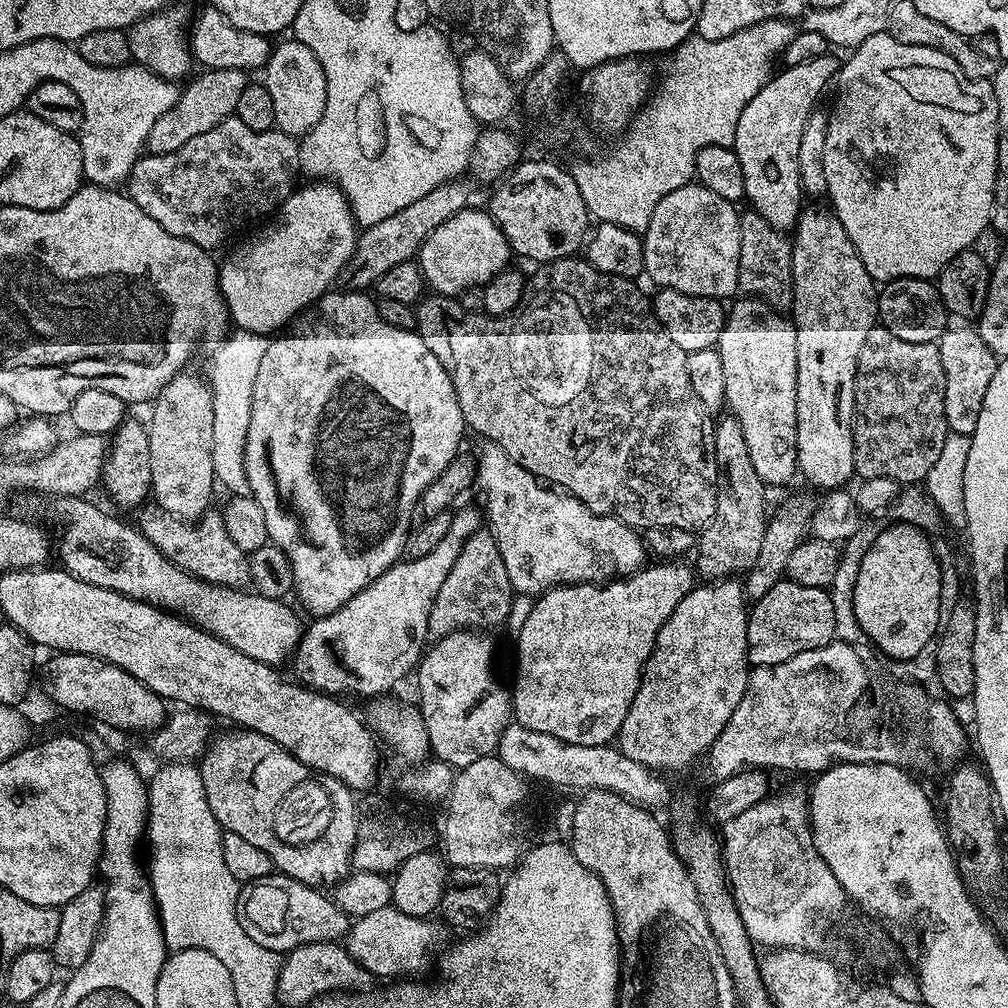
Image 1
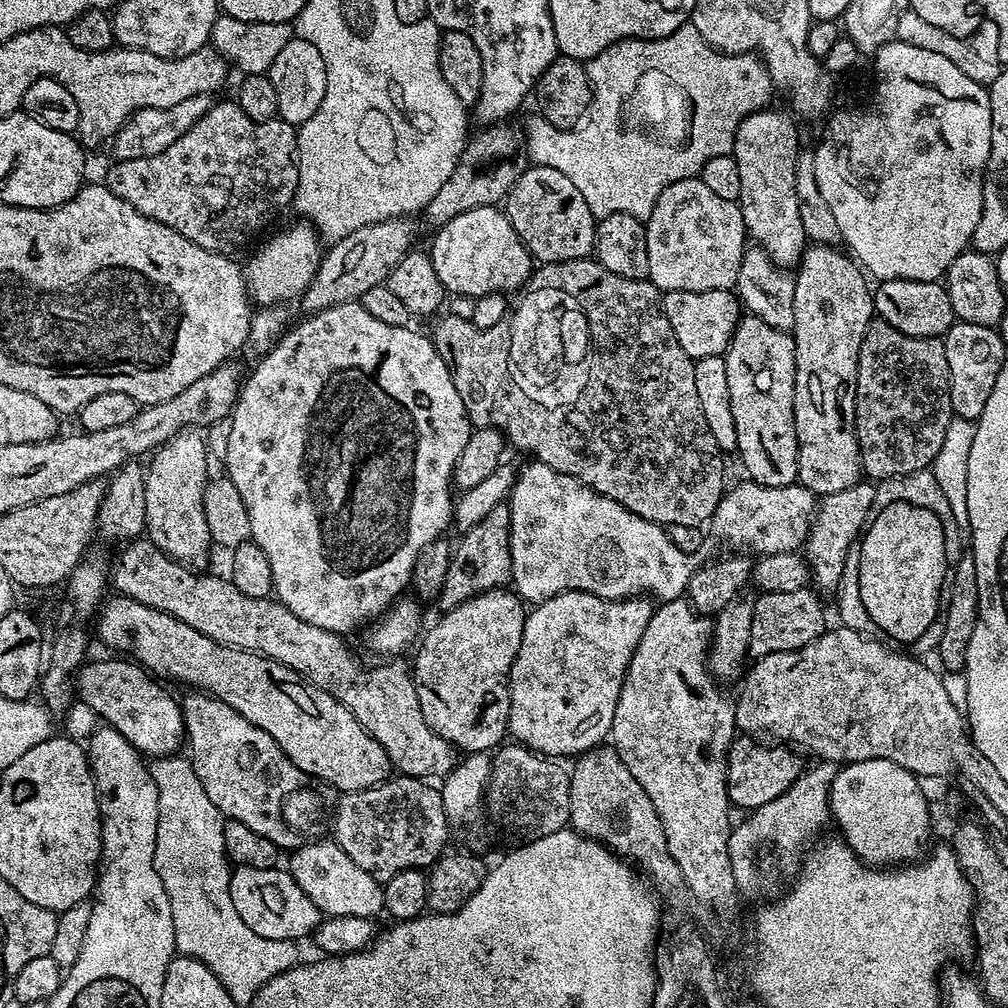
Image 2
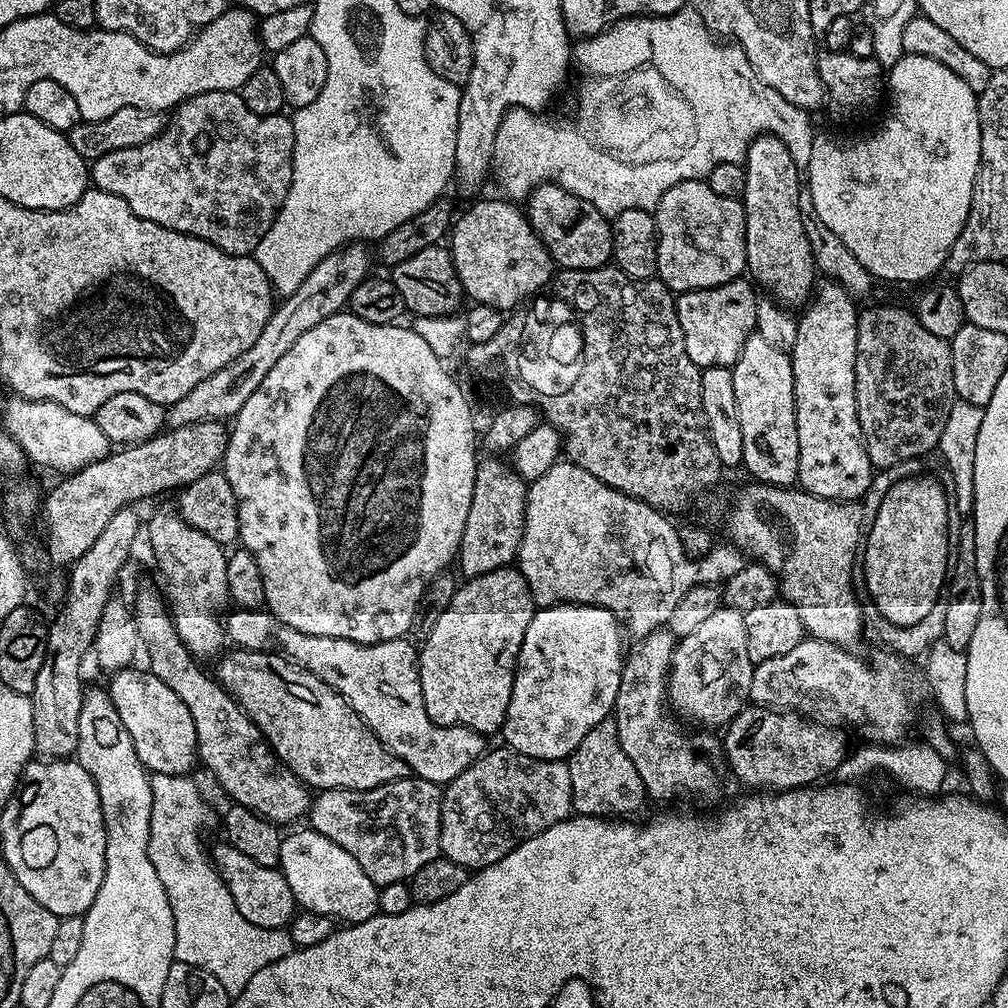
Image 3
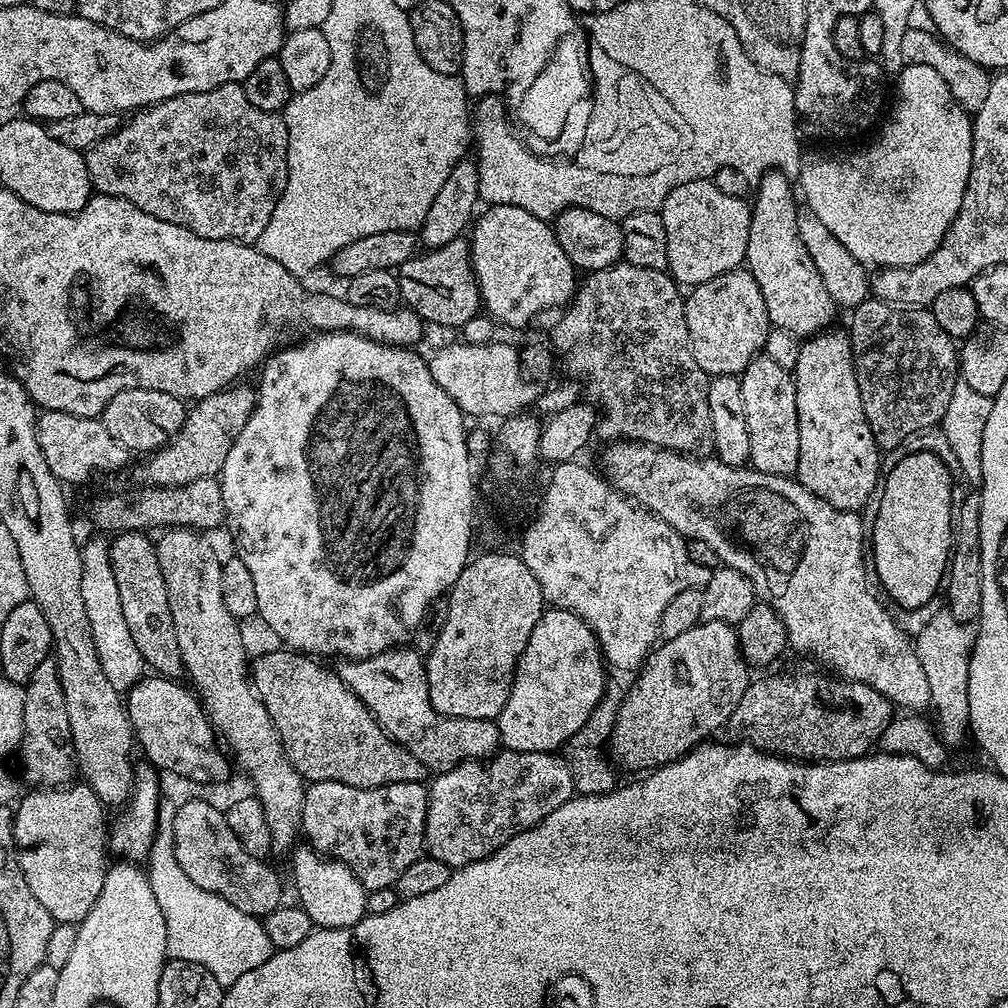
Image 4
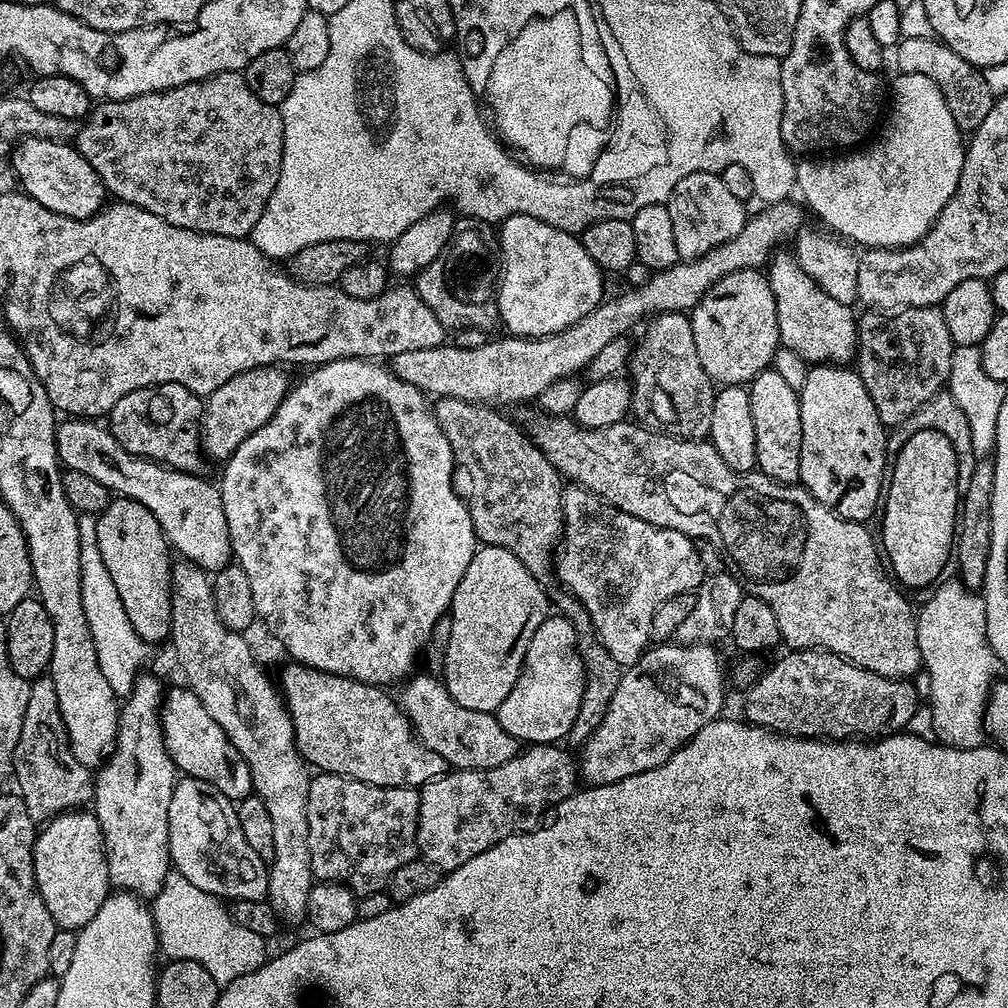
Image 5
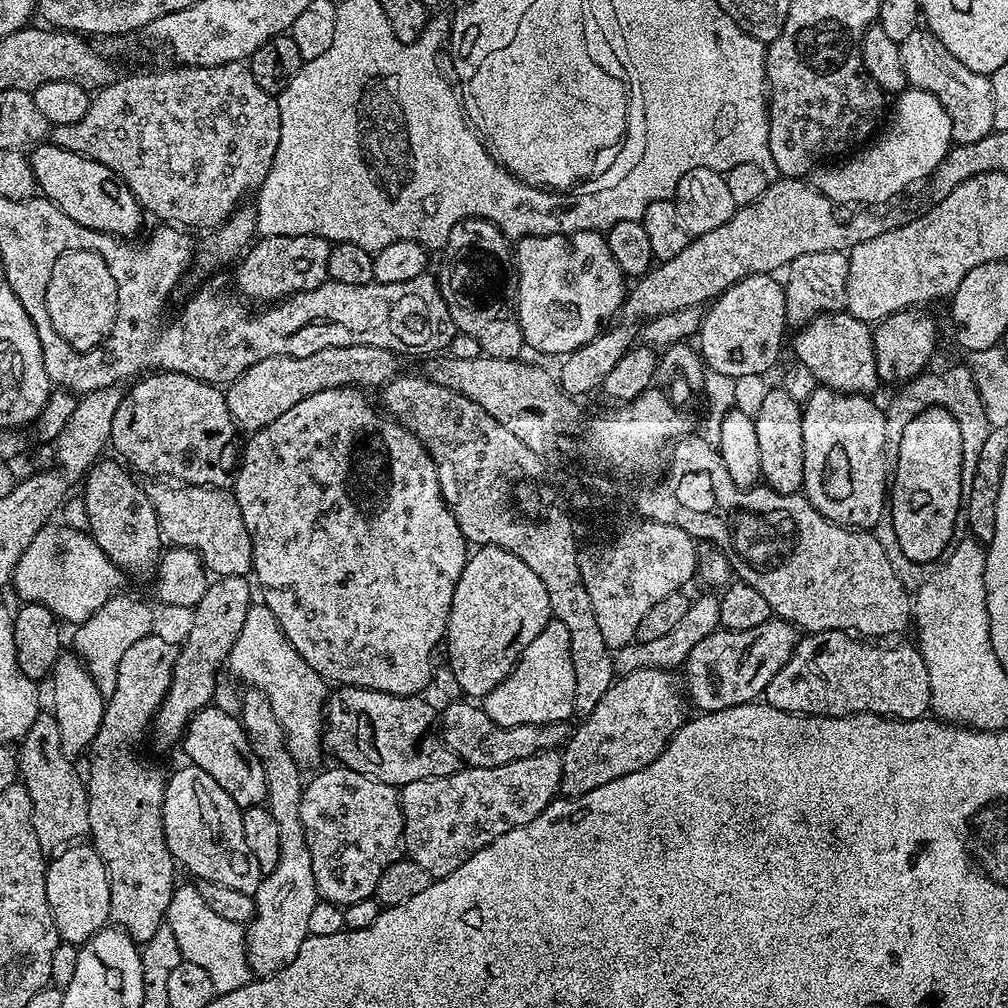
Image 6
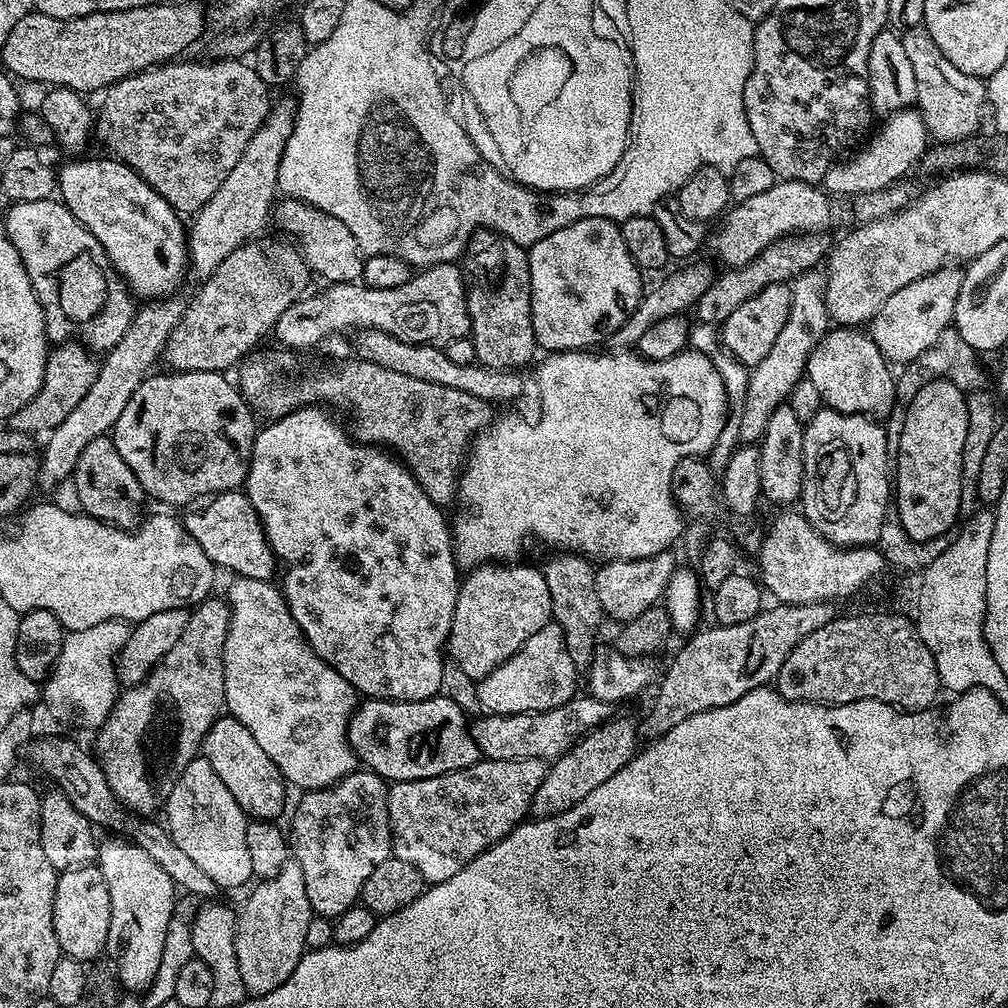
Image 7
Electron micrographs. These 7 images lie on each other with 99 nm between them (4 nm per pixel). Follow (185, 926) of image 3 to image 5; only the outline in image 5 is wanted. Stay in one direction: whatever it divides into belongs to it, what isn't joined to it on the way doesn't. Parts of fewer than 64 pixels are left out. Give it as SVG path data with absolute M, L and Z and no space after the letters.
M169 871L162 890L151 901L150 907L152 920L156 923L159 951L165 952L168 960L198 962L198 966L207 970L210 978L214 978L214 982L221 986L234 982L234 978L242 978L242 974L250 974L254 970L258 970L258 966L264 964L266 959L265 937L253 934L252 931L245 930L243 926L238 926L238 922L234 922L231 911L221 897L212 896L206 890L198 890L198 886L194 886L194 882L186 882L186 878L182 878L180 872Z

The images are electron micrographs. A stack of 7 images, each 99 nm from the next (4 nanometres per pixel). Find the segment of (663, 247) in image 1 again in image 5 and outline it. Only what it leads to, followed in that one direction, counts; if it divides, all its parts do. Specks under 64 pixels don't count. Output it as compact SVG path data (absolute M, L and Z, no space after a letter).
M715 172L686 174L686 178L682 178L678 186L674 186L672 197L666 203L670 210L672 225L674 225L674 246L678 246L680 260L696 260L710 250L730 242L730 238L734 238L738 230L742 230L742 226L749 218L749 213L744 212L745 201L734 198L734 194L730 194L728 187L722 183L722 178Z

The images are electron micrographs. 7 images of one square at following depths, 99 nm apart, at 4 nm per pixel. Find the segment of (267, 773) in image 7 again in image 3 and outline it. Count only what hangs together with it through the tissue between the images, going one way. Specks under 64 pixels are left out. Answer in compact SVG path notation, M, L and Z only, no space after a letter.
M129 666L120 671L113 671L110 676L112 681L106 684L106 691L114 702L114 708L118 710L118 718L122 718L122 726L126 726L134 742L134 750L149 773L189 775L193 771L191 768L197 767L198 764L194 718L190 716L190 710L186 710L186 702L182 702L182 698L178 698L178 694L174 694L174 690L170 690L170 686L162 682L162 678L158 678L151 670L136 667Z

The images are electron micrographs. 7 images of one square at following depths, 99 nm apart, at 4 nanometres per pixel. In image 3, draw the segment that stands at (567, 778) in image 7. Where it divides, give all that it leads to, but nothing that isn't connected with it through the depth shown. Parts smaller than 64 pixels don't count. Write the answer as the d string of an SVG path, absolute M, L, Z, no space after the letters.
M721 606L714 610L714 614L710 614L710 618L706 618L706 622L698 625L698 630L694 630L694 634L679 637L675 654L672 655L672 668L668 672L670 704L685 721L693 720L688 722L716 730L719 729L719 724L720 727L727 726L749 703L753 678L754 665L750 658L750 650L746 650L744 612L734 607Z

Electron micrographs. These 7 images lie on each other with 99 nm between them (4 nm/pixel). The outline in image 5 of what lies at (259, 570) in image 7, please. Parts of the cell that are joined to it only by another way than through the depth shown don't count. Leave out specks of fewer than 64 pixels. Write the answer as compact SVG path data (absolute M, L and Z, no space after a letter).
M64 418L56 425L56 456L65 469L78 470L94 478L116 496L128 496L138 501L162 526L169 545L209 574L215 574L233 559L232 544L228 540L226 510L222 510L219 487L203 475L179 472L157 460L132 456L103 423L92 418Z

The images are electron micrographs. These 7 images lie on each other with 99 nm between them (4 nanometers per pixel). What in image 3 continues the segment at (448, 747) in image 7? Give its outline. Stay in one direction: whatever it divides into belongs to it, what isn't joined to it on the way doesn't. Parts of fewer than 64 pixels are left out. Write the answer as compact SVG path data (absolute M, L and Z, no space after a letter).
M276 650L231 651L219 657L215 679L256 723L277 757L309 789L370 790L409 775L406 762L395 756L322 678Z

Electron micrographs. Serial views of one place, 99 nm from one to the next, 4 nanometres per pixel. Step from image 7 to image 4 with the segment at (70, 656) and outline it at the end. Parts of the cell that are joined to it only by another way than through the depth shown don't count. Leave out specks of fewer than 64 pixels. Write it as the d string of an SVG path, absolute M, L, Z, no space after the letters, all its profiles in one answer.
M94 534L88 543L81 547L82 568L82 602L90 621L91 637L94 638L95 649L98 650L99 662L103 673L109 679L116 692L127 693L133 685L140 682L146 670L144 659L138 653L134 638L127 629L126 618L122 613L122 602L119 601L118 582L115 581L111 545L109 539L102 534Z

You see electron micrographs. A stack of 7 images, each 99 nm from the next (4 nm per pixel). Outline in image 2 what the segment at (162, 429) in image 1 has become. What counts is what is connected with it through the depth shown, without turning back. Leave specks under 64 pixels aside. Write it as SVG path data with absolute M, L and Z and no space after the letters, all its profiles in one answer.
M189 430L186 432L180 432L174 438L170 438L160 448L157 448L155 452L151 453L150 461L152 465L147 465L146 475L144 478L144 489L146 490L146 522L144 527L146 529L147 539L152 541L154 546L158 546L158 550L162 550L170 559L177 560L179 564L184 564L186 567L193 570L204 570L208 564L208 551L214 548L214 543L211 538L210 529L206 522L206 510L204 509L204 489L207 487L210 481L210 474L208 474L208 460L210 461L210 451L206 443L205 437L201 435L199 431Z

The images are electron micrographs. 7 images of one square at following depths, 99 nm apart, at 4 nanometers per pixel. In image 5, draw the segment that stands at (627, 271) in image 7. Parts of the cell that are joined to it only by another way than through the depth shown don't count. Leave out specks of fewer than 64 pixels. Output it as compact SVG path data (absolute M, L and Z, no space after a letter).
M511 216L499 225L496 305L500 311L499 323L505 324L511 335L525 338L549 336L586 318L586 314L593 312L605 299L604 279L605 273L594 262L594 258L586 254L586 246L580 241L579 235L558 230L529 216Z

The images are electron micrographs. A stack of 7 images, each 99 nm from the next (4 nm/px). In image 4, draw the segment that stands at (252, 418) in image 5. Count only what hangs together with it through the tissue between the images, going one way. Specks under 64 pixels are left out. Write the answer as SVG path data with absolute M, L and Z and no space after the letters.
M240 386L222 388L195 401L187 409L182 430L172 439L172 443L151 453L147 457L148 464L141 466L140 476L145 485L173 488L196 479L219 477L226 454L230 454L230 446L234 446L234 438L242 434L242 426L246 426L250 414L256 409L257 389L236 387Z

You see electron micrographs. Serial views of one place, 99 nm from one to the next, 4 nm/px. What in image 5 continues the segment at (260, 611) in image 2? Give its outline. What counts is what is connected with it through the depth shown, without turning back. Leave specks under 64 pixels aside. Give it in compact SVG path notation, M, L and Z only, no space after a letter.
M409 675L399 685L399 688L401 688L400 696L398 695L398 703L402 711L404 711L404 715L411 722L412 728L416 732L416 737L427 748L434 750L434 754L442 754L445 762L456 770L483 770L494 766L502 766L502 762L506 762L516 756L518 751L517 740L510 734L506 734L506 730L502 730L502 726L493 713L483 712L482 710L468 710L466 706L460 706L458 702L454 702L454 698L450 698L444 681L439 675L416 675Z

